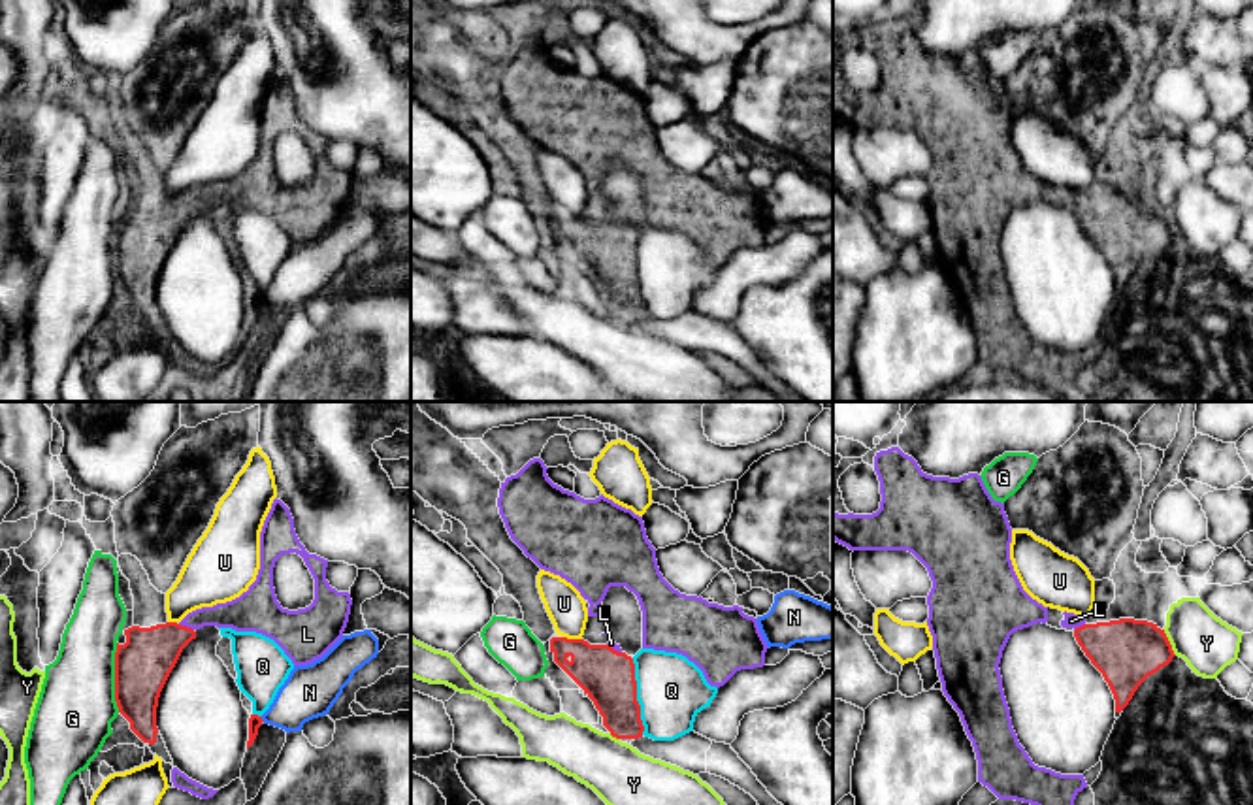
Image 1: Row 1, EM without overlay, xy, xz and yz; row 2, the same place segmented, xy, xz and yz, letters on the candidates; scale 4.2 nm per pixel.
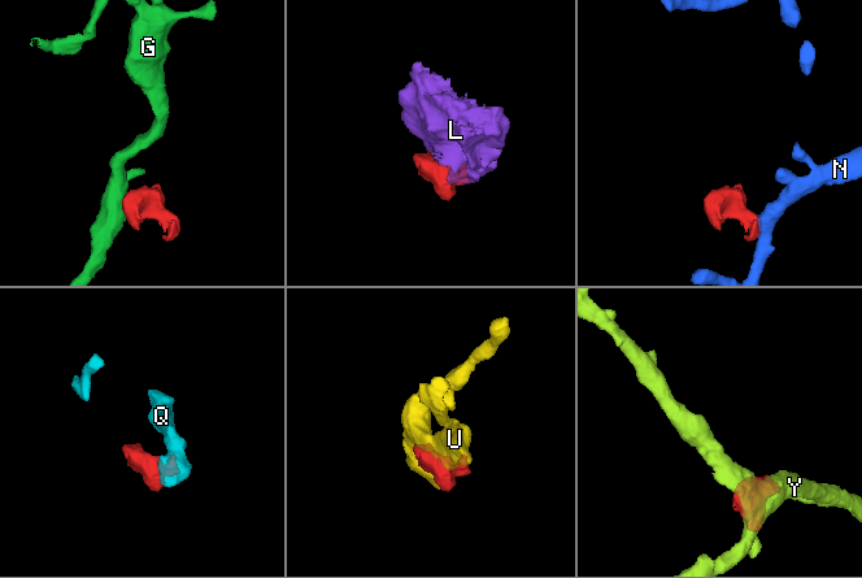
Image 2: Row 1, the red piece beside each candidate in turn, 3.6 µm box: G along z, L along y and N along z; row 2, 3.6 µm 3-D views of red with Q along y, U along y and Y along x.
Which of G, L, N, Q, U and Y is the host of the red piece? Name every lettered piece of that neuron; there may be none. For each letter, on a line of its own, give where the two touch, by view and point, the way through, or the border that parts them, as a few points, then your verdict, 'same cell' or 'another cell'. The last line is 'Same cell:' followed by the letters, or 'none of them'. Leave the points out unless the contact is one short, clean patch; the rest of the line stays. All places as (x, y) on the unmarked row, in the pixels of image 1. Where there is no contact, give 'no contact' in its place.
G: meets red in xy at (115, 255); border along xy (115, 221), (115, 283), (119, 289); another cell
L: meets red in xy at (185, 204); runs through xy (142, 244), (185, 204), (200, 195), (242, 191); same cell
N: meets red in xy at (260, 296); border along xy (260, 295), (264, 298); another cell
Q: meets red in xz at (635, 274); another cell
U: meets red in xz at (571, 217); border along xz (562, 213), (581, 217); another cell
Y: meets red in yz at (1169, 221); border along yz (1163, 208), (1176, 232); another cell
Same cell: L

